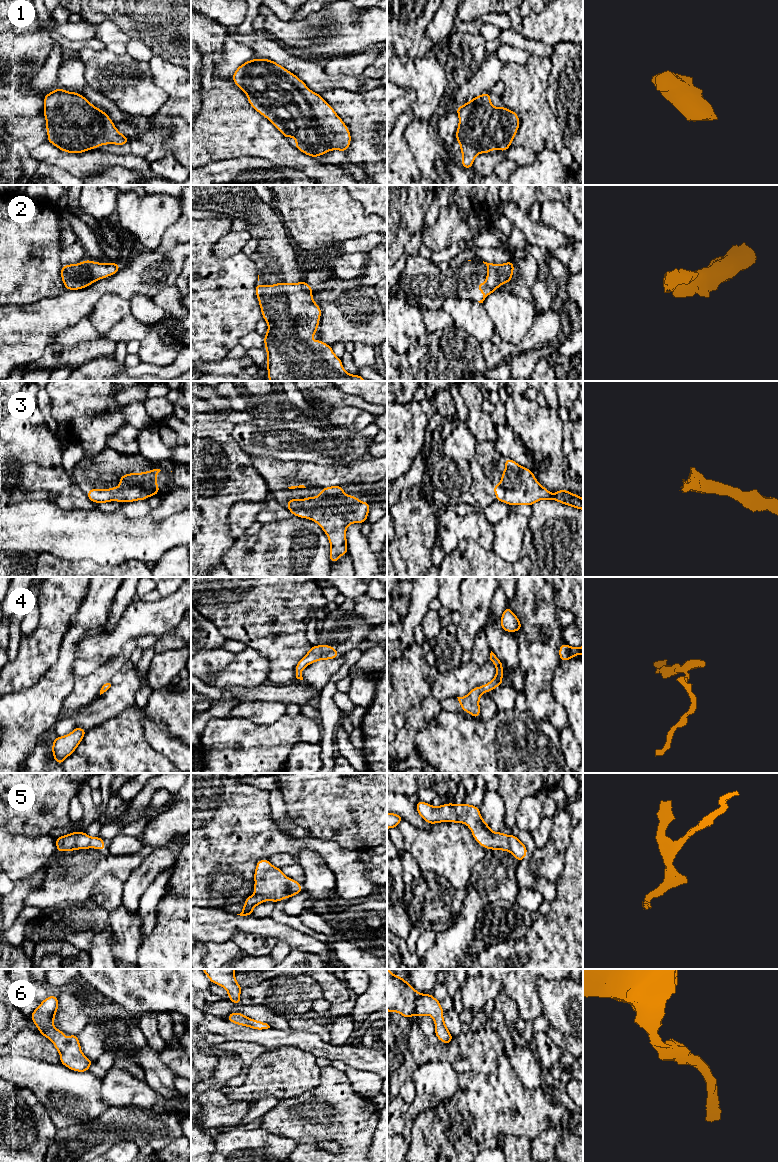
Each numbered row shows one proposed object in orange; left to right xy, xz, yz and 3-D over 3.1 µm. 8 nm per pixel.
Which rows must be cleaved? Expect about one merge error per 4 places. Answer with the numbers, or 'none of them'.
none of them

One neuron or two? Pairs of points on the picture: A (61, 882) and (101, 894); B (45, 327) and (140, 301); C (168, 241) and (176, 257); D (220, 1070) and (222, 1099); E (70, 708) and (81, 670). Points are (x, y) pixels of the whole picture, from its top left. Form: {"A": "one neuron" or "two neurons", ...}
{"A": "two neurons", "B": "two neurons", "C": "two neurons", "D": "two neurons", "E": "two neurons"}

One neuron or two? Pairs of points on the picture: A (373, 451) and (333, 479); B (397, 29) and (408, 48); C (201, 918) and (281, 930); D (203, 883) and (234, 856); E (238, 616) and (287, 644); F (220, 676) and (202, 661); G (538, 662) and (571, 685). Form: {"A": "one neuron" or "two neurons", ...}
{"A": "two neurons", "B": "one neuron", "C": "one neuron", "D": "one neuron", "E": "one neuron", "F": "two neurons", "G": "two neurons"}

